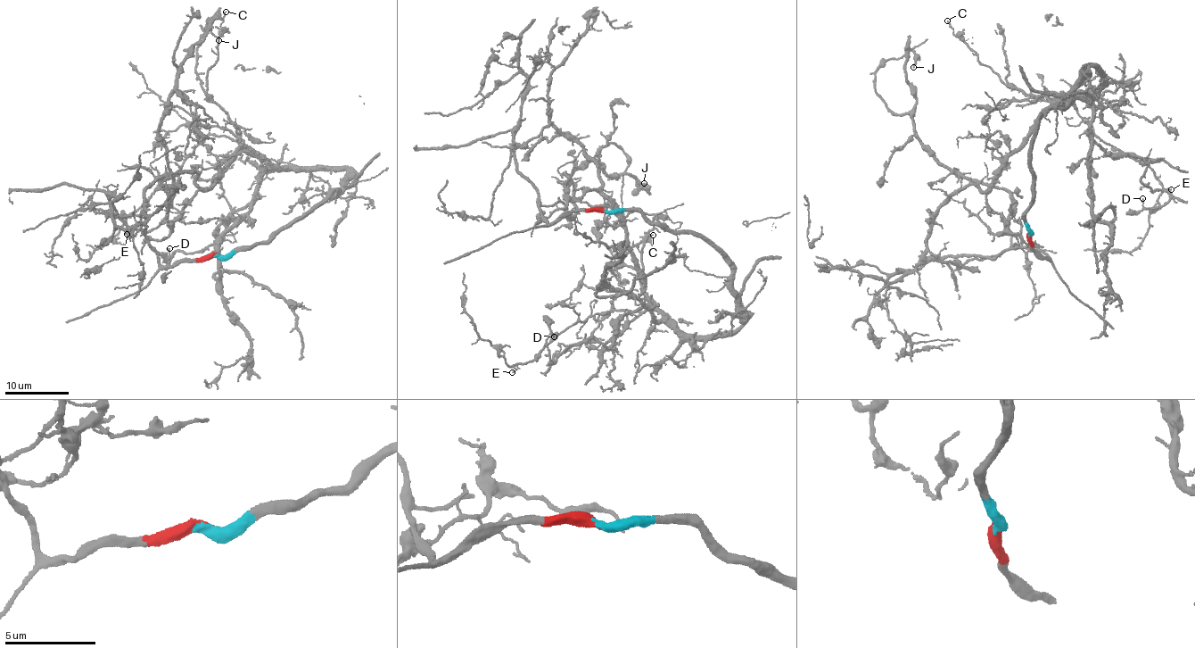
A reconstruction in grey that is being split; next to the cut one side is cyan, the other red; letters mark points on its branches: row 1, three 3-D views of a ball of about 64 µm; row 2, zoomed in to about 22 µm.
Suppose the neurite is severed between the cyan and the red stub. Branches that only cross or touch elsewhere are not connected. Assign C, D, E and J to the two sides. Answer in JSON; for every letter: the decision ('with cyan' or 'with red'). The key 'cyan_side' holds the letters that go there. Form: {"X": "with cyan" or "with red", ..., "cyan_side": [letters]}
{"C": "with cyan", "D": "with cyan", "E": "with cyan", "J": "with red", "cyan_side": ["C", "D", "E"]}

